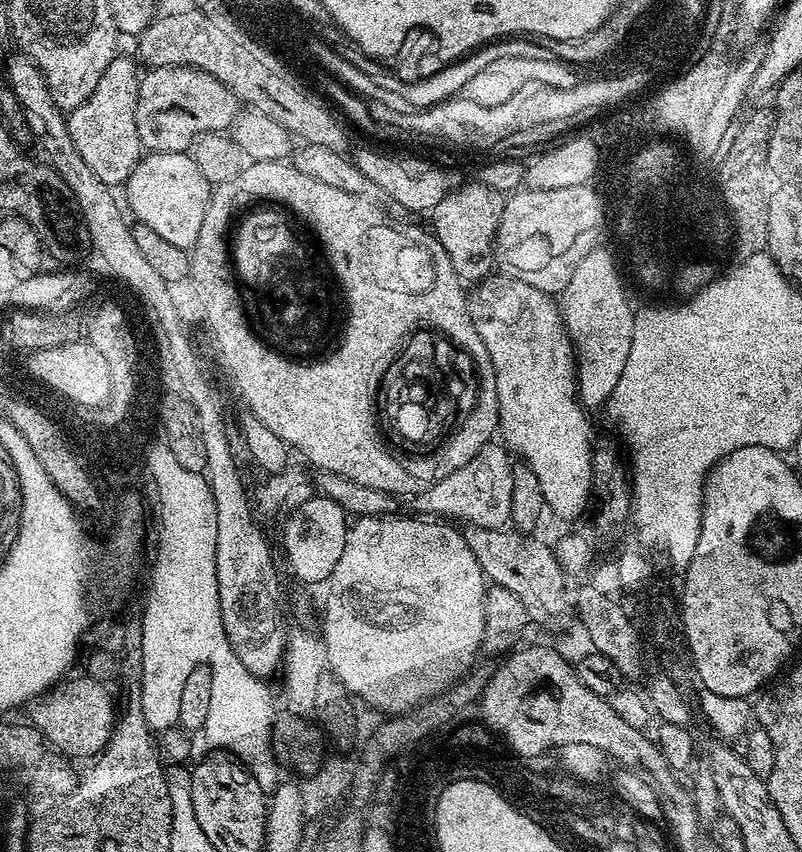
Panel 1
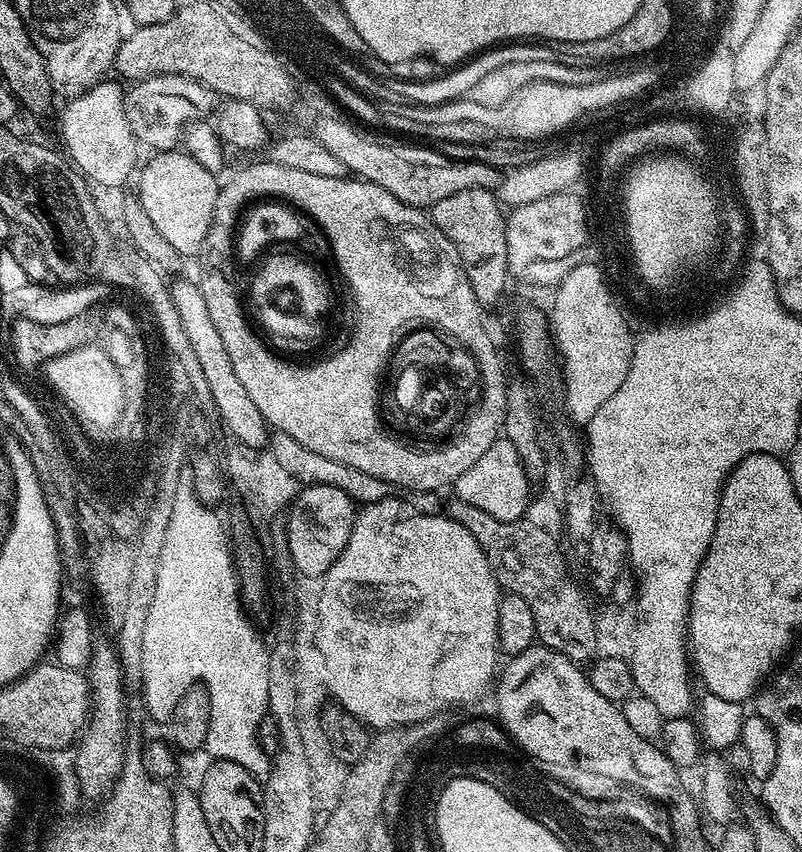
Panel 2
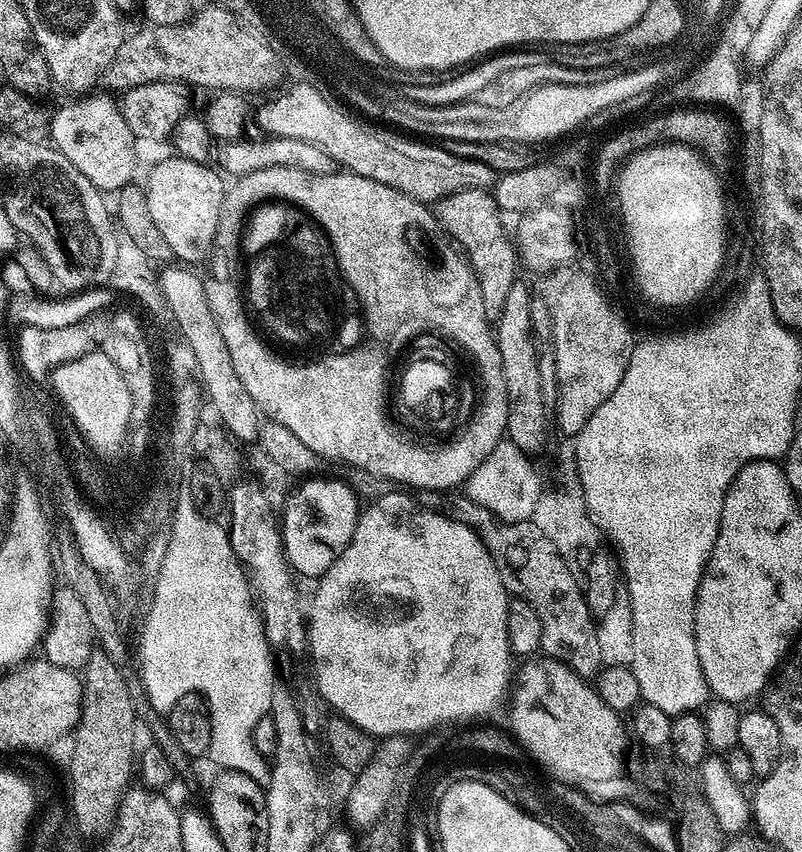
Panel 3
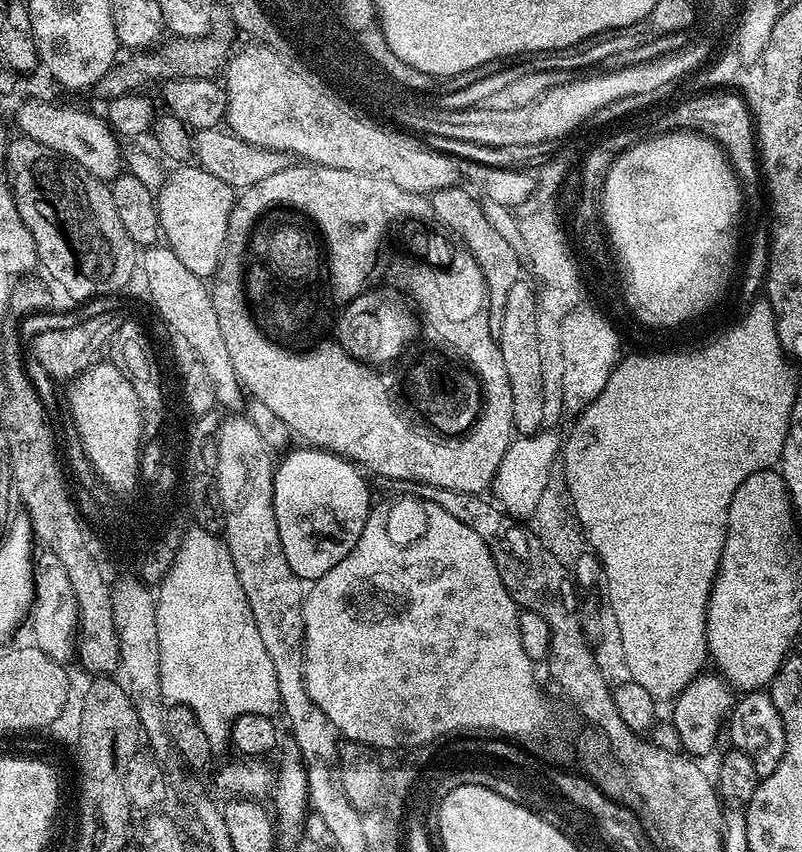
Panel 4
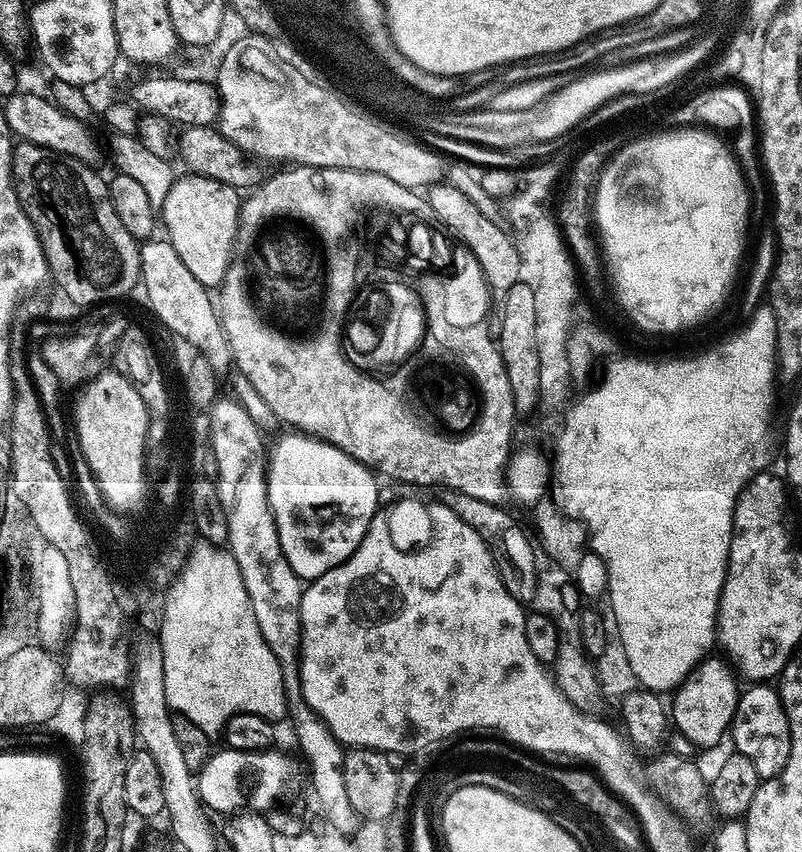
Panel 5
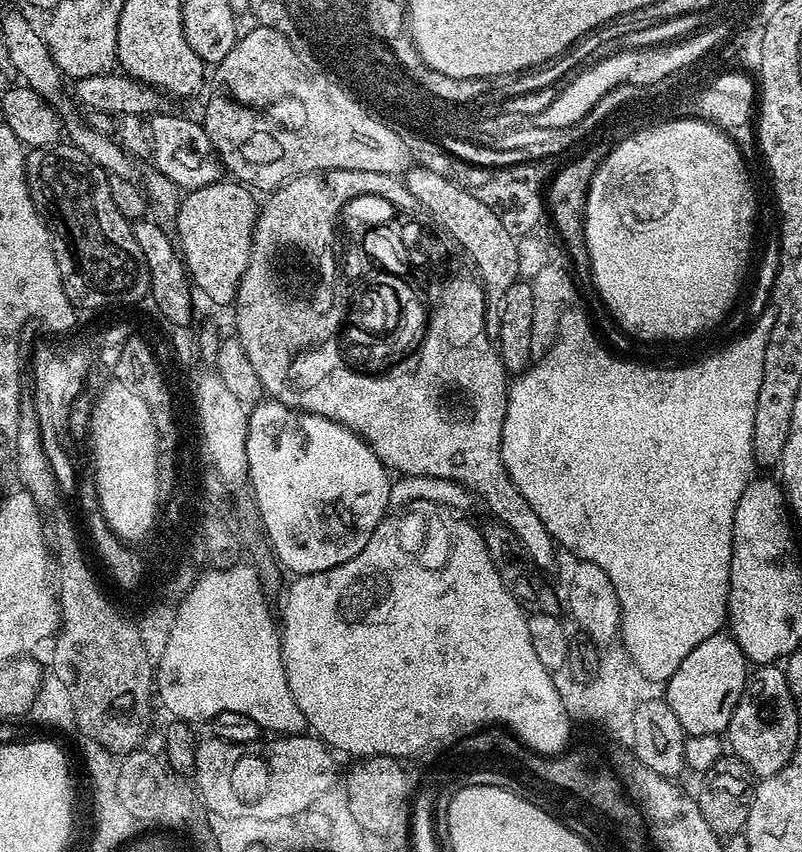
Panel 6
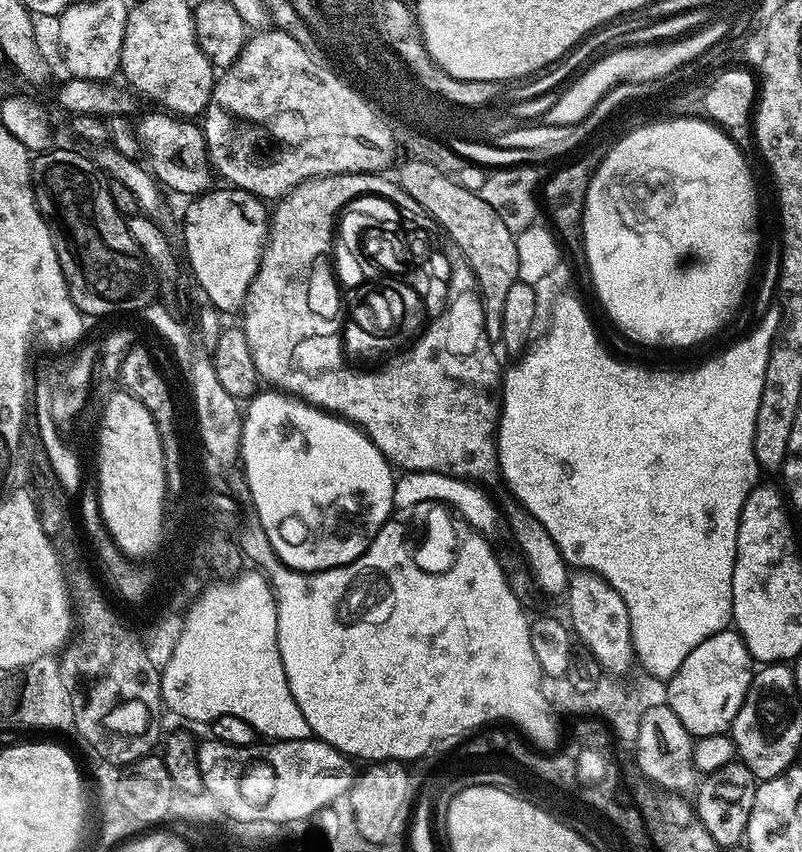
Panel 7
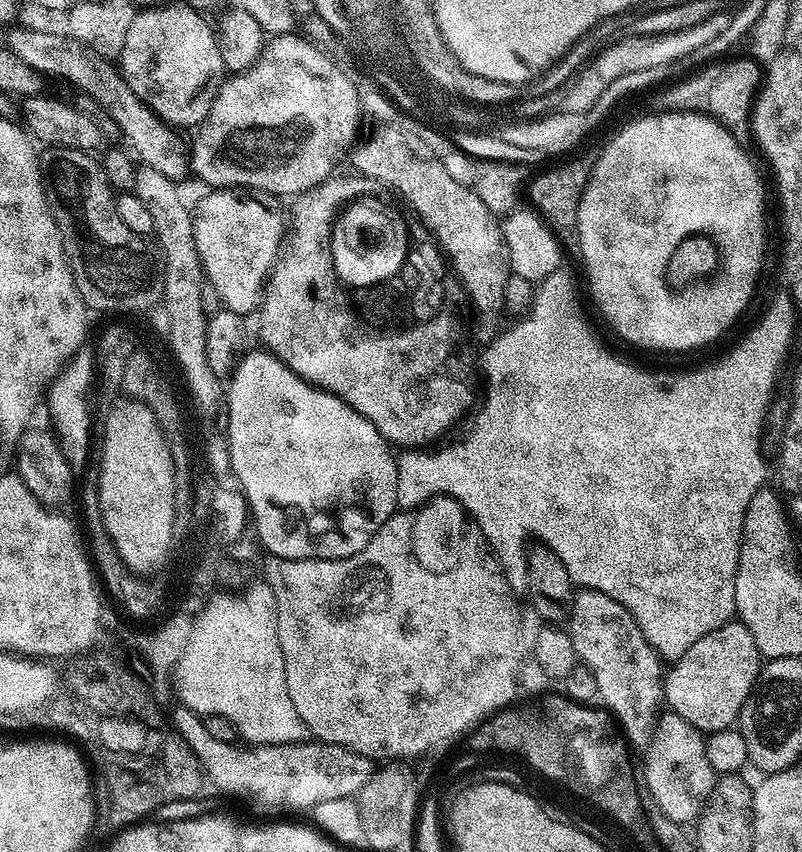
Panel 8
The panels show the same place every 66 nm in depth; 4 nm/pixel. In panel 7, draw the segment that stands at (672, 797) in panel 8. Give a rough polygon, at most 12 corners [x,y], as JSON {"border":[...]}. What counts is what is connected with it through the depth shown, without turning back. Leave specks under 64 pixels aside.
{"border":[[667,703],[645,707],[634,756],[657,789],[699,787],[694,737]]}

